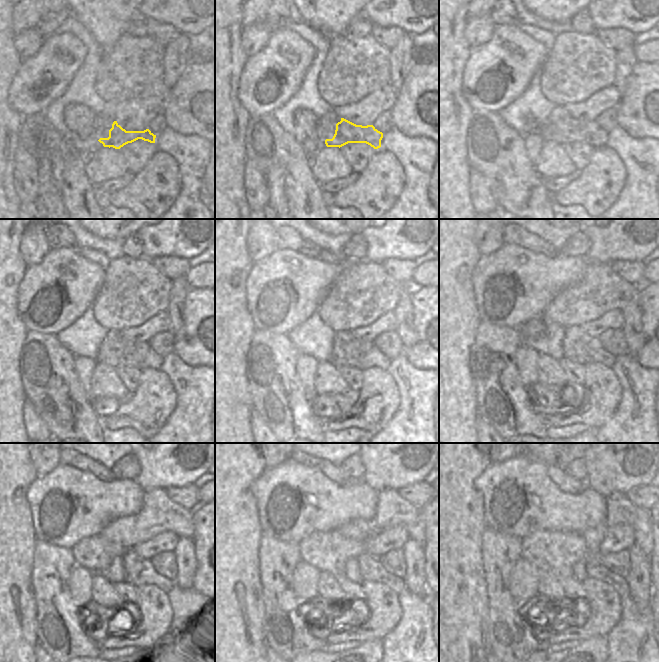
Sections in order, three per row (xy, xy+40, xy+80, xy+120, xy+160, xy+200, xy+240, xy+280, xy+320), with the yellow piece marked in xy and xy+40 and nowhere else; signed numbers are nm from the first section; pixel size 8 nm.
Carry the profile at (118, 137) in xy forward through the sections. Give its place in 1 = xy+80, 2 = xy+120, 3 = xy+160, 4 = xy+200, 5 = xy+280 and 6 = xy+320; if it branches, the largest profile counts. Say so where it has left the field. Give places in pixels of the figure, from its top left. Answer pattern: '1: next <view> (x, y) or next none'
1: next xy+80 (572, 130)
2: next xy+120 (127, 353)
3: next xy+160 (353, 352)
4: next xy+200 (580, 347)
5: next xy+280 (370, 568)
6: next xy+320 (595, 569)

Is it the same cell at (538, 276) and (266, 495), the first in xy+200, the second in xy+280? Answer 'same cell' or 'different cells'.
same cell

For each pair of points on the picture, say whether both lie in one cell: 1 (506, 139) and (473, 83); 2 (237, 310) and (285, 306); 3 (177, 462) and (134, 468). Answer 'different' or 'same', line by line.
1: different
2: different
3: different

